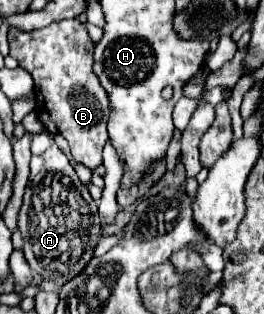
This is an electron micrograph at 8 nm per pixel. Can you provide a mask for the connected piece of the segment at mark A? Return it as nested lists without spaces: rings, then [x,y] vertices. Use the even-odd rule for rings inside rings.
[[[56,143],[44,155],[32,157],[30,179],[18,213],[18,227],[24,239],[24,257],[30,269],[58,289],[68,279],[80,275],[94,257],[94,249],[102,233],[102,219],[88,187],[80,183],[70,161]]]

